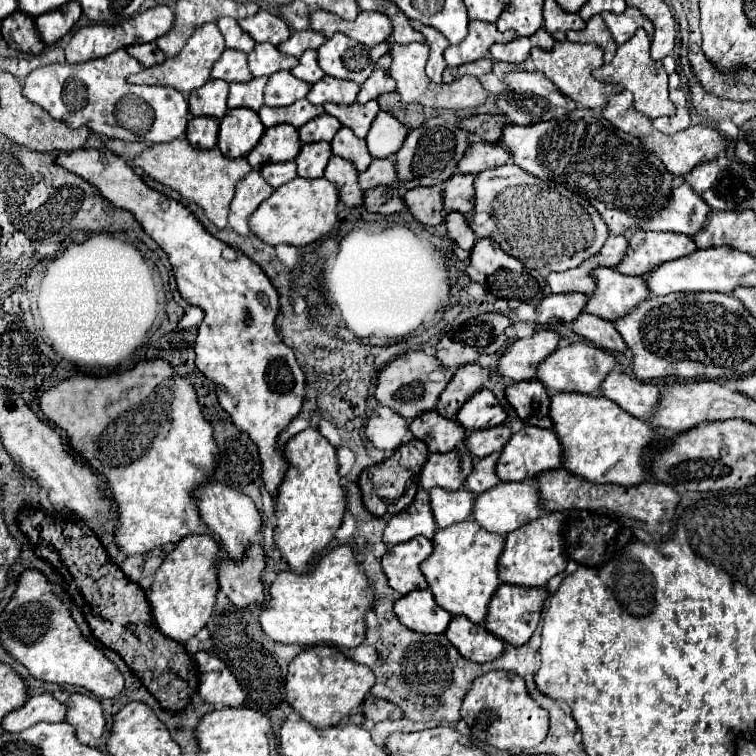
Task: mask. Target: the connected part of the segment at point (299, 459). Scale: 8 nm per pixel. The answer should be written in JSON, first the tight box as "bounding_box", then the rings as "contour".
{"bounding_box":[275,427,347,573],"contour":[[[309,427],[285,443],[285,457],[289,461],[289,471],[279,487],[275,499],[275,545],[279,547],[283,559],[287,559],[291,571],[305,573],[307,567],[335,537],[341,527],[341,519],[347,511],[345,489],[341,487],[337,449],[319,433],[319,429]]]}

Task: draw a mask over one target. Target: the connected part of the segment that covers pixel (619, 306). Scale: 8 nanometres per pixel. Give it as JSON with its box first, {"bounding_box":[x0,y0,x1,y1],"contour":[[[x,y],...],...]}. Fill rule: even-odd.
{"bounding_box":[585,269,651,321],"contour":[[[613,269],[595,271],[597,289],[589,297],[585,311],[597,317],[617,321],[651,297],[643,277],[627,277]]]}

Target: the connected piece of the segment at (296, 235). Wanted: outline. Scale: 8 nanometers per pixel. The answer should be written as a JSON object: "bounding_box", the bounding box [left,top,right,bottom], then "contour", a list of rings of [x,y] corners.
{"bounding_box":[251,177,339,247],"contour":[[[297,177],[291,183],[275,189],[275,193],[259,205],[255,215],[251,215],[251,229],[261,241],[269,245],[287,243],[303,247],[331,233],[333,225],[337,223],[337,203],[339,203],[339,189],[329,179]]]}

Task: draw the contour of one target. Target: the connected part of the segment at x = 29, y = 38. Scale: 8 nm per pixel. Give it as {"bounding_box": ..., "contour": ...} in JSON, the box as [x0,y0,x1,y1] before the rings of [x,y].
{"bounding_box":[1,11,45,53],"contour":[[[15,11],[13,15],[5,17],[1,23],[3,39],[11,49],[23,51],[23,53],[41,53],[45,49],[45,43],[35,29],[35,19],[23,15],[21,11]]]}

